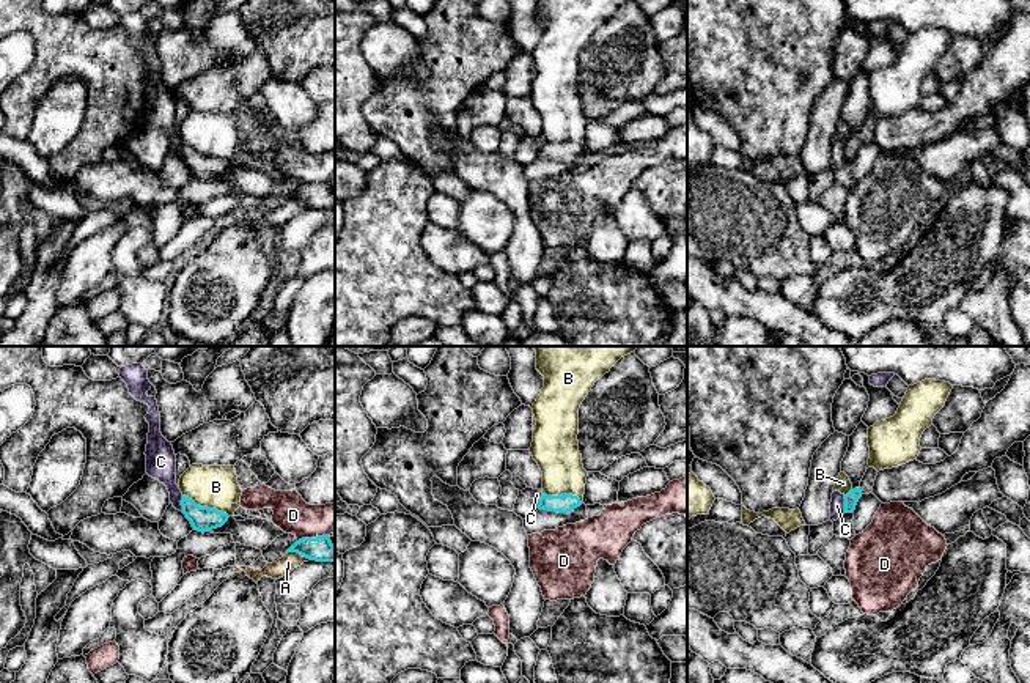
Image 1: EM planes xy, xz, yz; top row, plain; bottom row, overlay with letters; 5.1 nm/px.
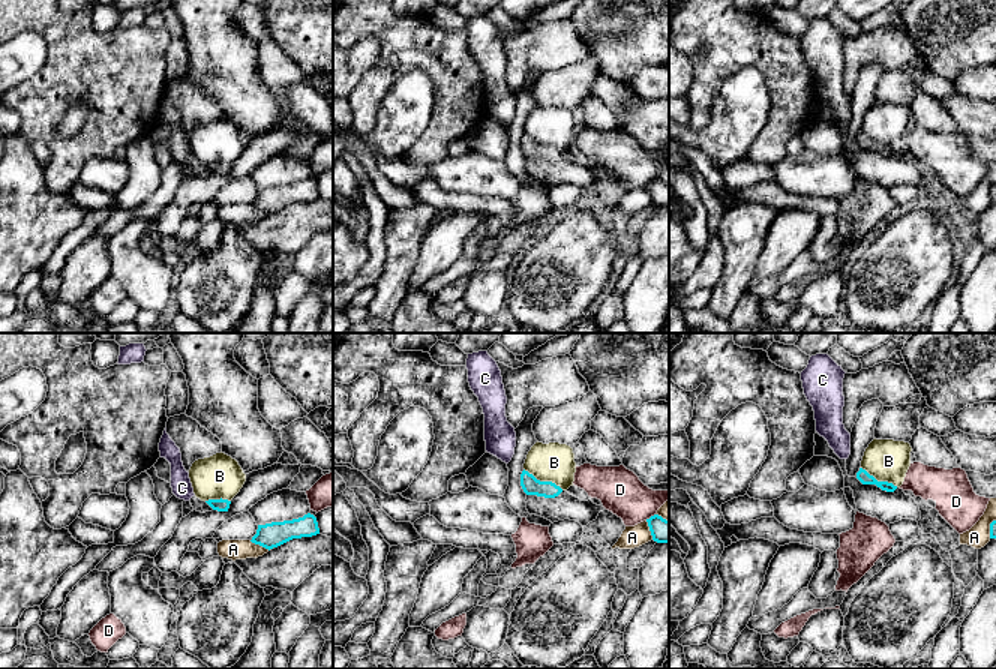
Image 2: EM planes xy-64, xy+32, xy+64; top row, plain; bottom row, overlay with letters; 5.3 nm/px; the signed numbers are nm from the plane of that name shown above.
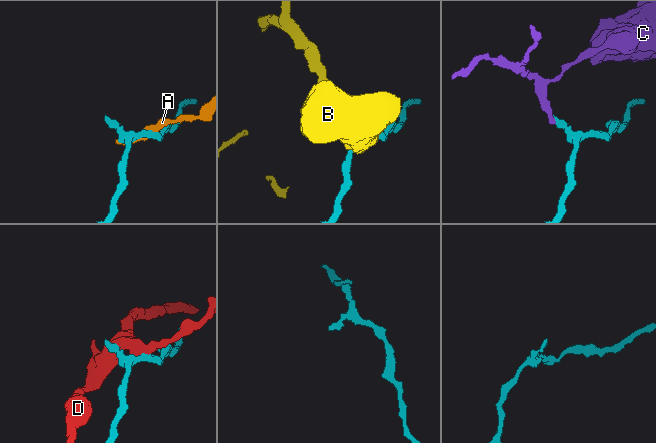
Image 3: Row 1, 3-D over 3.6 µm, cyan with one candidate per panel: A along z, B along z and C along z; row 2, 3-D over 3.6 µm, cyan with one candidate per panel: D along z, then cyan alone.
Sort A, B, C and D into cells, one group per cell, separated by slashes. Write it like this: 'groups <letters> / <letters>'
groups A / B / C / D

